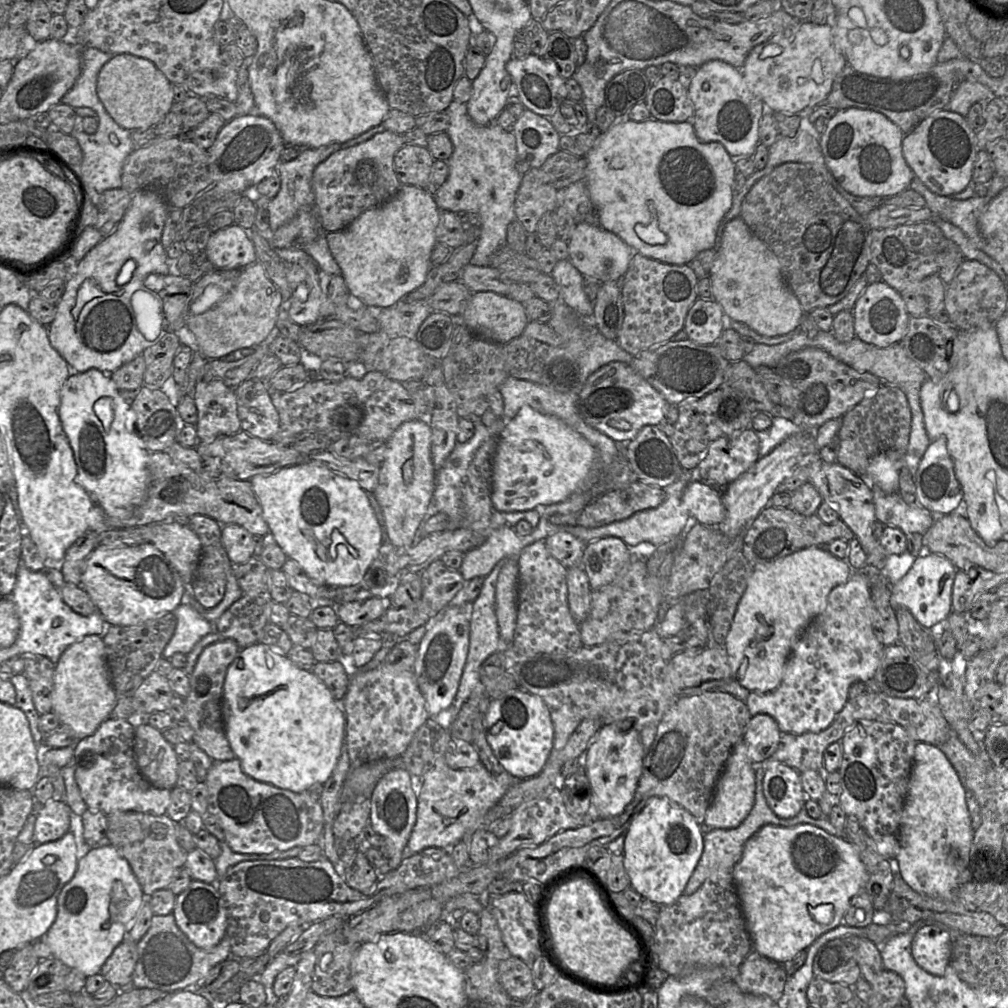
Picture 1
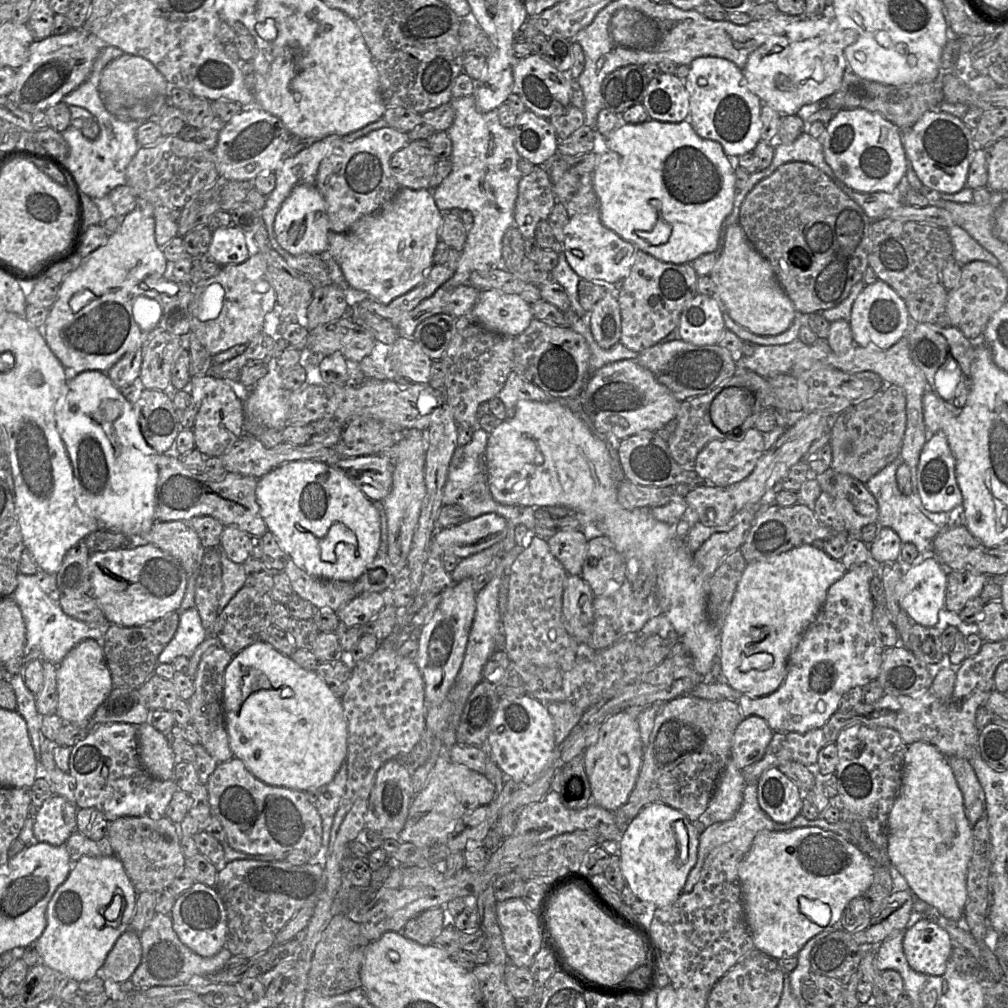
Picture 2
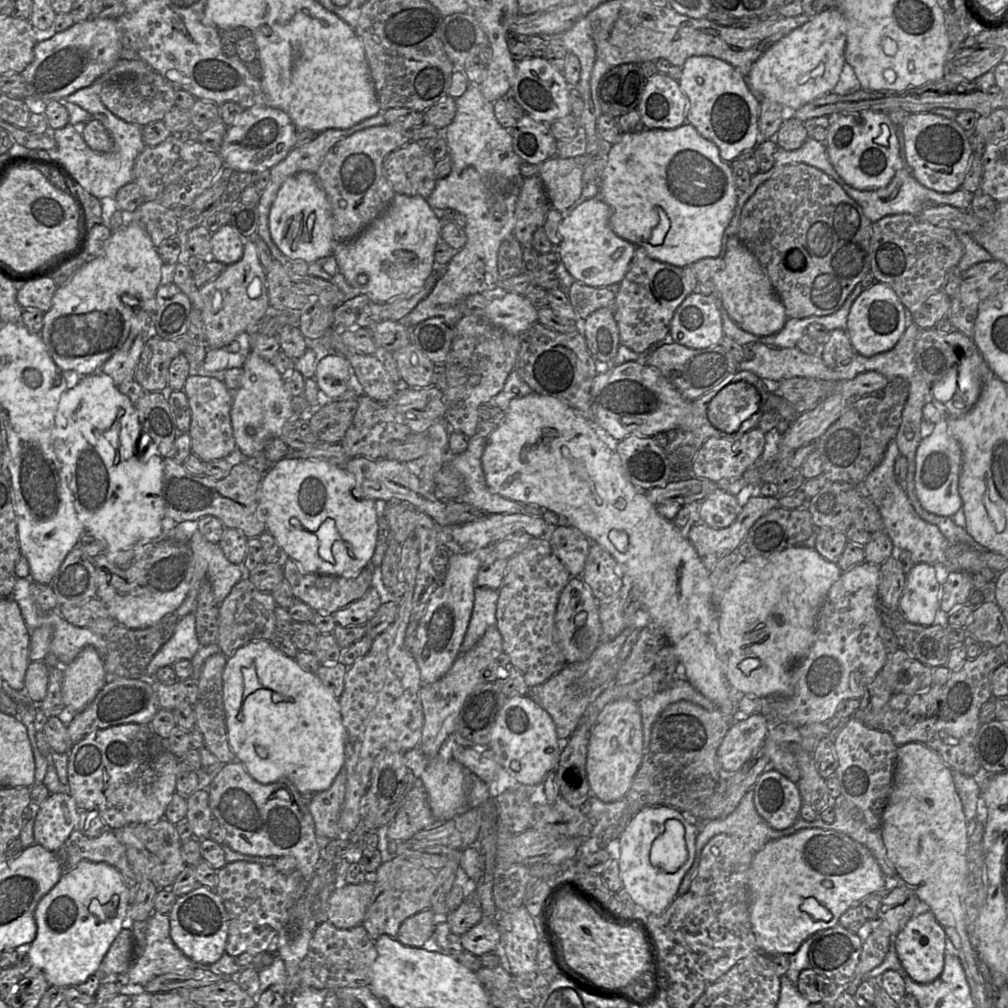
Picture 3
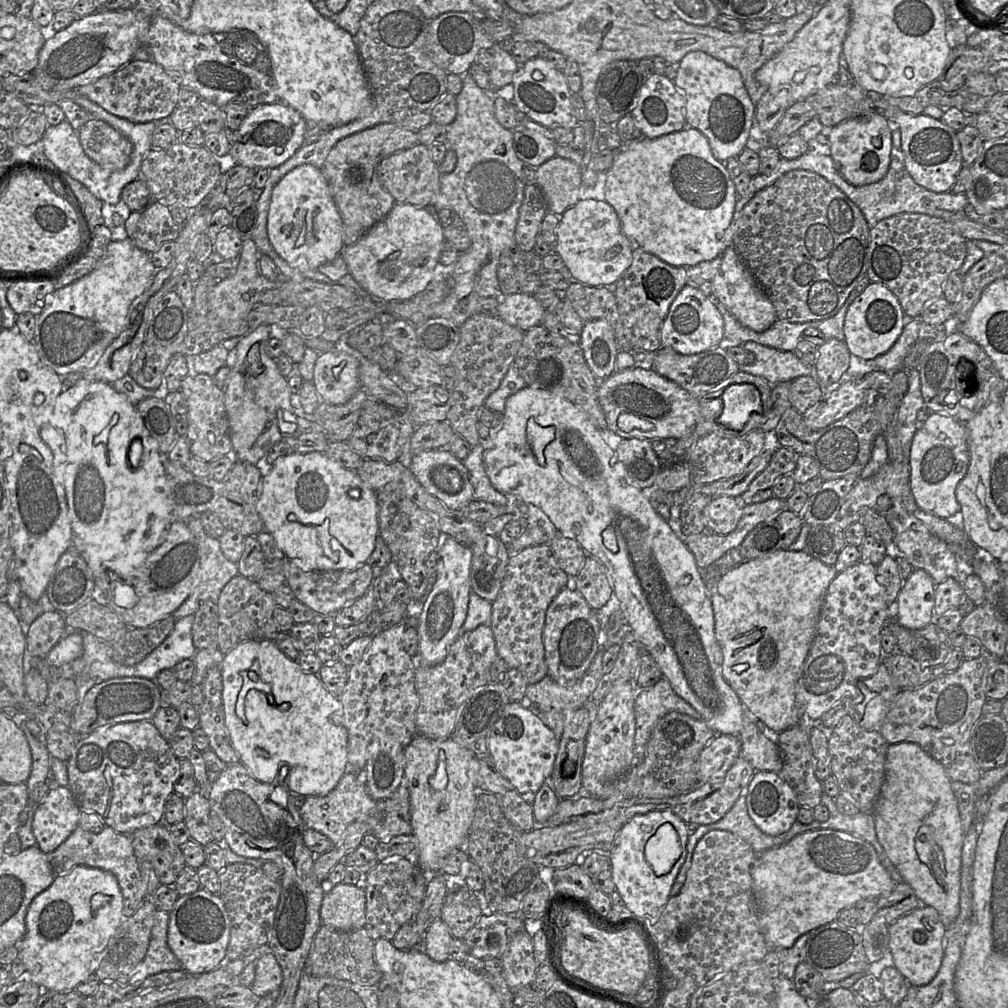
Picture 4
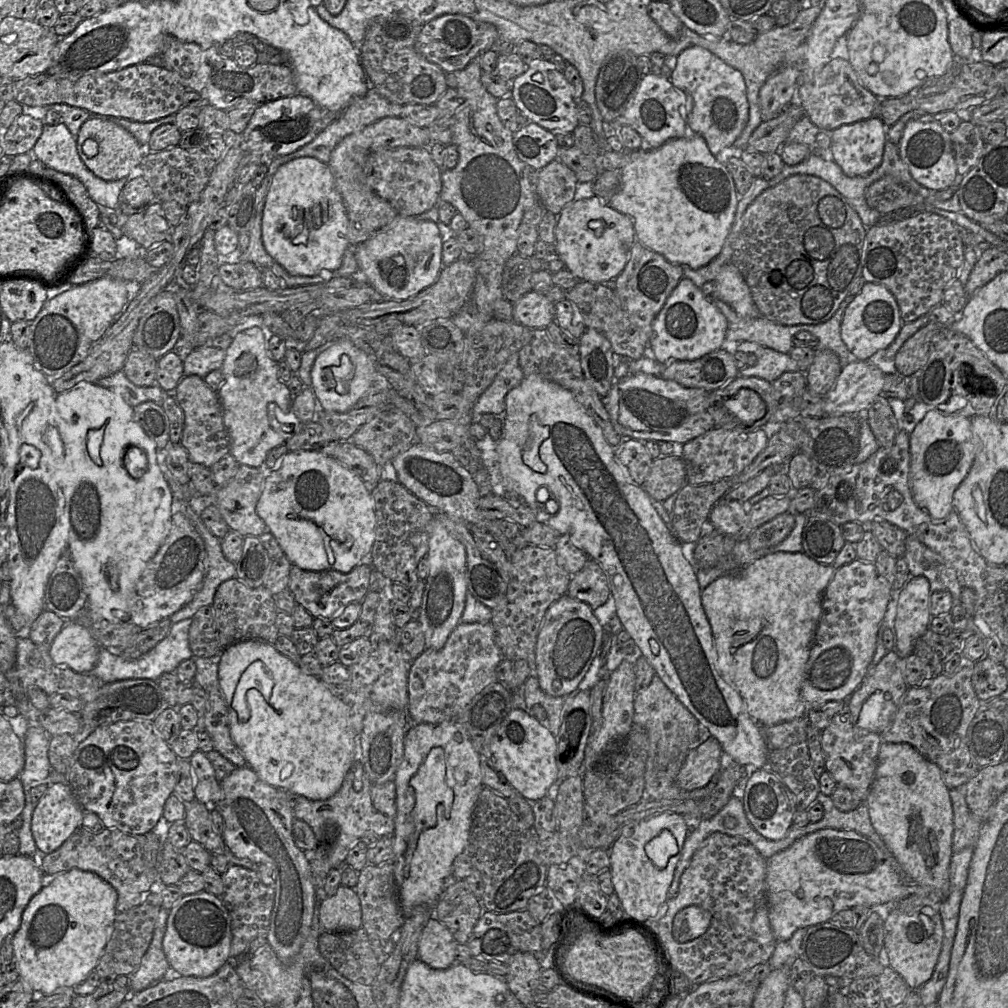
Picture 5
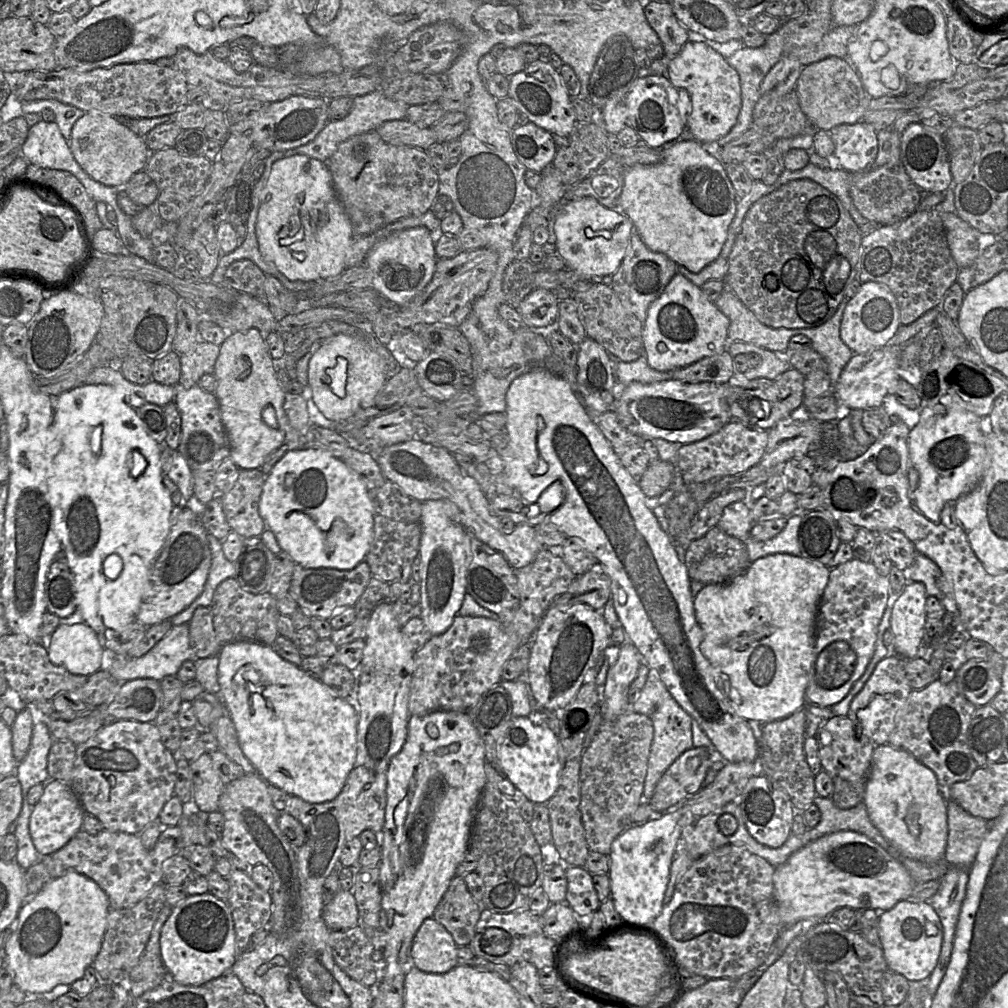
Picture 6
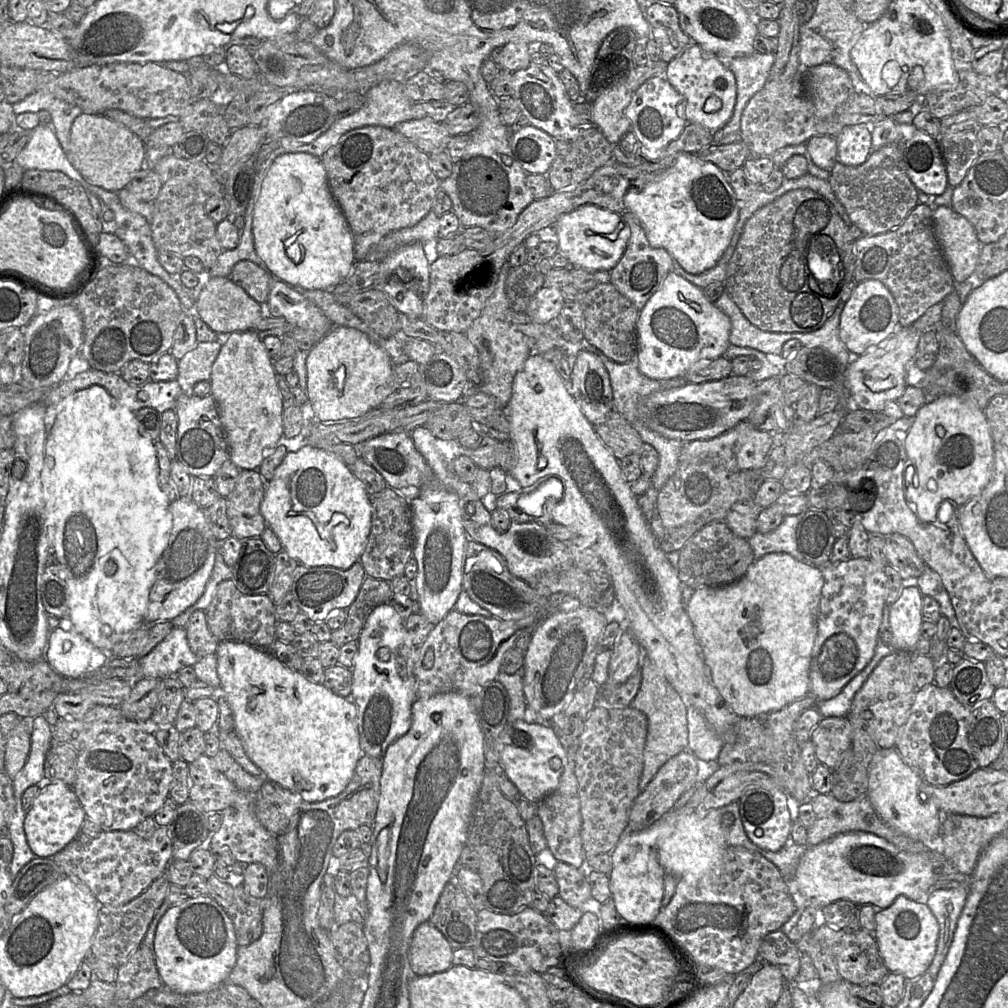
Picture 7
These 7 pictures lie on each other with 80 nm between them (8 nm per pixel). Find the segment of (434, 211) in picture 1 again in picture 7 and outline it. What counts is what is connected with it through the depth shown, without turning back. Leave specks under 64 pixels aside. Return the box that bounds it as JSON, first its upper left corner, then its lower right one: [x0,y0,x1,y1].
[371,243,430,318]

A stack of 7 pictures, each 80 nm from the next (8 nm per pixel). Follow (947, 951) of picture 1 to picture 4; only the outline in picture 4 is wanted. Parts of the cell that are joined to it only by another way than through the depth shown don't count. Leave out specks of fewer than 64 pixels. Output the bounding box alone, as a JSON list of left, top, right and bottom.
[889,903,946,986]

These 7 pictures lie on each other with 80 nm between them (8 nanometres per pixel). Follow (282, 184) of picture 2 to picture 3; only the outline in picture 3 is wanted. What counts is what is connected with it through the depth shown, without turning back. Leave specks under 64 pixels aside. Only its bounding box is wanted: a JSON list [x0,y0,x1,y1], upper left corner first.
[257,111,386,269]

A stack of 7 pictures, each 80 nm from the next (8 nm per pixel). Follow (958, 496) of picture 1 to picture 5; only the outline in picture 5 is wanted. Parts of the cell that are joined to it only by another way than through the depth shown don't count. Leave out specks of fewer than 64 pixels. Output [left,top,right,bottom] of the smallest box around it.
[909,408,975,519]

